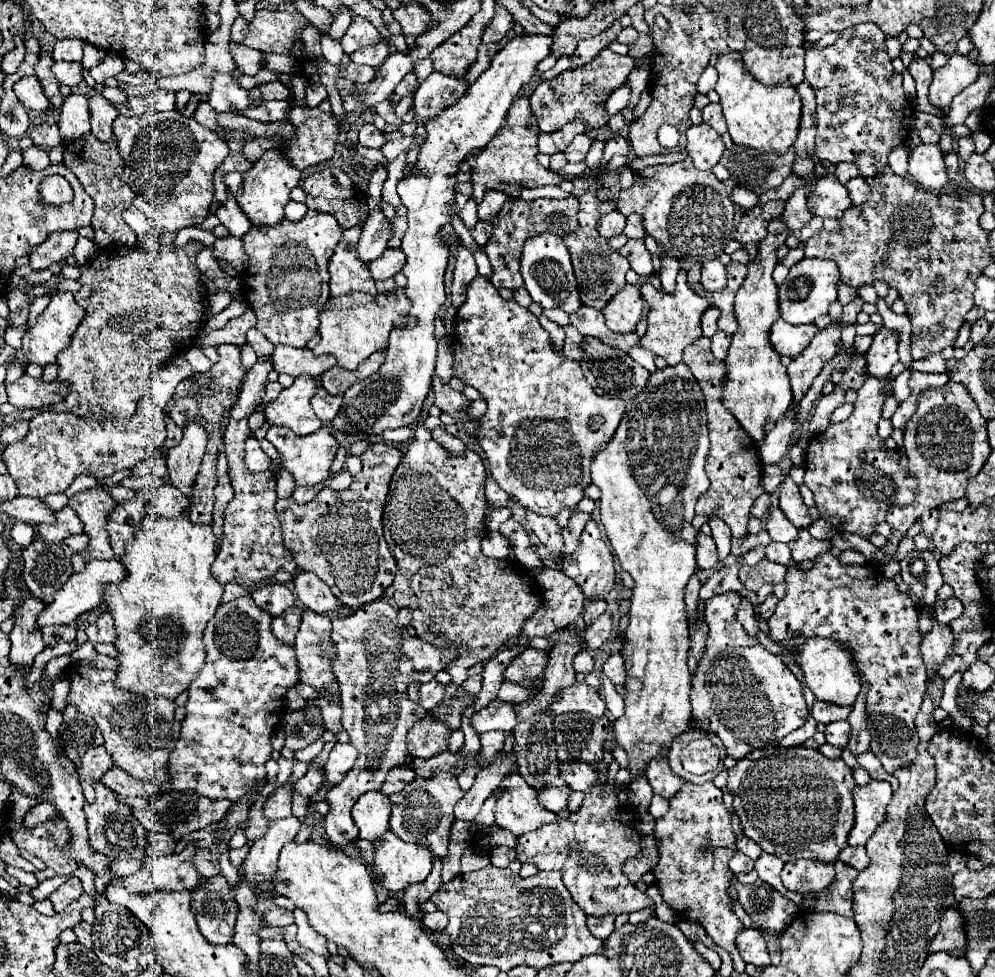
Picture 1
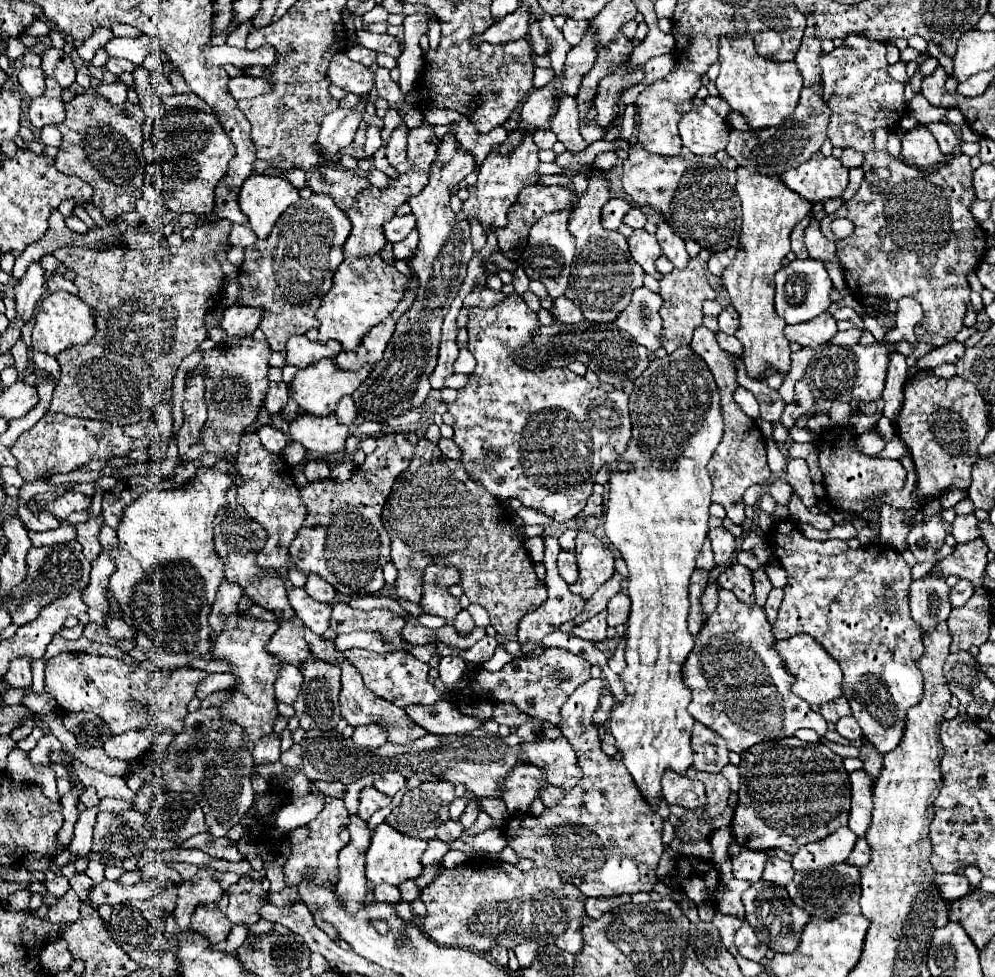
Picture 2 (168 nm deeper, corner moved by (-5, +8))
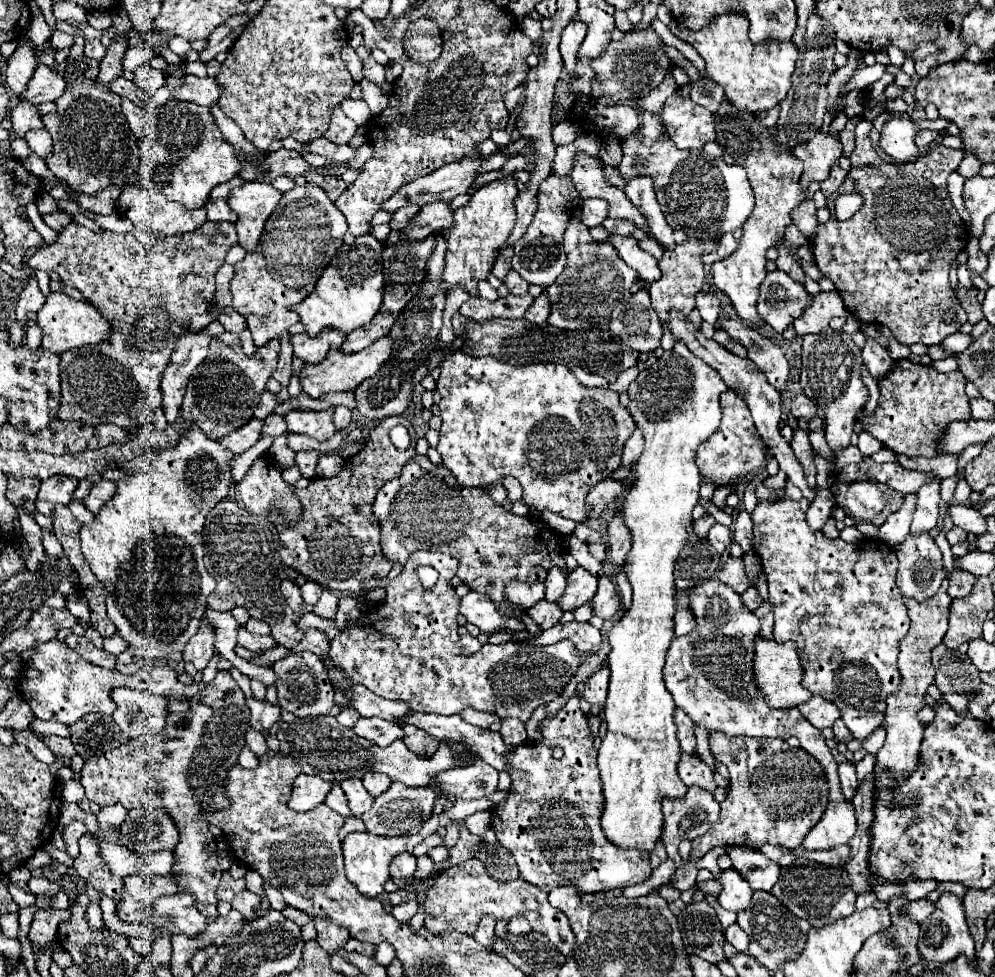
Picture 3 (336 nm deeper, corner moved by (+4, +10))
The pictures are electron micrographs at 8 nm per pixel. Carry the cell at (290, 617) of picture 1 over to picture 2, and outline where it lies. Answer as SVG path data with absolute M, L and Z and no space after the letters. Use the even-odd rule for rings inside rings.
M293 616L289 620L281 620L279 630L269 640L267 650L283 658L285 662L301 668L301 662L305 662L305 658L313 658L313 654L309 654L309 646L303 638L303 632L305 624L301 622L301 618Z

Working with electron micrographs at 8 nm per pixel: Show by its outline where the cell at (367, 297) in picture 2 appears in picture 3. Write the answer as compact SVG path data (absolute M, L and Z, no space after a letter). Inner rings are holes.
M364 234L354 240L354 244L342 244L340 252L332 258L328 268L324 268L316 288L292 310L298 312L306 334L316 336L324 328L338 328L342 332L352 332L358 326L368 324L382 304L384 276L382 276L382 244L372 236Z

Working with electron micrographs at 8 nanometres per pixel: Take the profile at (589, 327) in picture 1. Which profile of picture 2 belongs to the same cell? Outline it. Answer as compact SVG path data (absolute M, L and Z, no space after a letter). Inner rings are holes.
M557 298L555 300L555 304L553 304L553 308L551 308L551 312L553 312L553 316L557 316L561 322L569 322L569 324L577 324L577 322L583 322L585 318L583 318L583 314L581 314L581 310L575 306L575 302L573 300L569 300L569 298Z

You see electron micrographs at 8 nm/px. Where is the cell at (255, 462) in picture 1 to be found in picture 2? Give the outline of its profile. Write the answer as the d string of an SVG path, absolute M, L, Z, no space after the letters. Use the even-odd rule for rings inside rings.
M261 426L259 432L257 432L257 436L261 438L261 444L265 446L265 450L269 450L273 454L279 454L285 448L285 444L287 444L283 432L275 430L271 426Z

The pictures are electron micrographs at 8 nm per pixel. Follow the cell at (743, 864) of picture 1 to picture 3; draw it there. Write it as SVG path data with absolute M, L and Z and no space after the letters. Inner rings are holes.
M732 868L722 872L718 878L724 886L724 892L718 898L720 906L726 910L732 910L732 912L748 910L752 904L752 894L754 894L752 888L748 886L748 882L744 882L744 878L738 872L734 872Z

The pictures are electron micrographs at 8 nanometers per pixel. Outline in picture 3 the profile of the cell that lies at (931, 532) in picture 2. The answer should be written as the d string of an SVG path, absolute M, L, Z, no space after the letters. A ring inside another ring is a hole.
M932 480L924 484L916 492L916 512L912 516L912 534L920 534L922 530L932 530L938 524L940 516L940 480Z

